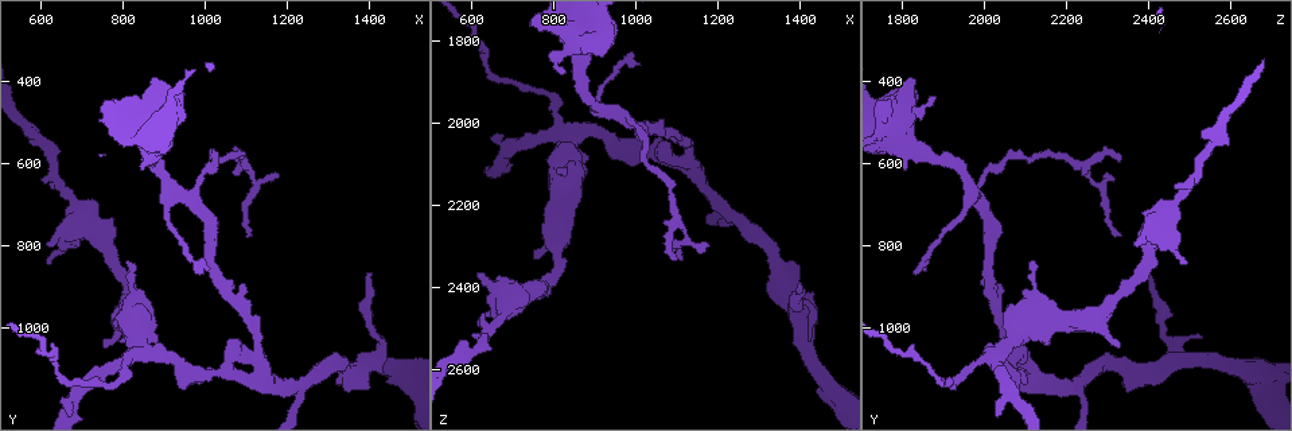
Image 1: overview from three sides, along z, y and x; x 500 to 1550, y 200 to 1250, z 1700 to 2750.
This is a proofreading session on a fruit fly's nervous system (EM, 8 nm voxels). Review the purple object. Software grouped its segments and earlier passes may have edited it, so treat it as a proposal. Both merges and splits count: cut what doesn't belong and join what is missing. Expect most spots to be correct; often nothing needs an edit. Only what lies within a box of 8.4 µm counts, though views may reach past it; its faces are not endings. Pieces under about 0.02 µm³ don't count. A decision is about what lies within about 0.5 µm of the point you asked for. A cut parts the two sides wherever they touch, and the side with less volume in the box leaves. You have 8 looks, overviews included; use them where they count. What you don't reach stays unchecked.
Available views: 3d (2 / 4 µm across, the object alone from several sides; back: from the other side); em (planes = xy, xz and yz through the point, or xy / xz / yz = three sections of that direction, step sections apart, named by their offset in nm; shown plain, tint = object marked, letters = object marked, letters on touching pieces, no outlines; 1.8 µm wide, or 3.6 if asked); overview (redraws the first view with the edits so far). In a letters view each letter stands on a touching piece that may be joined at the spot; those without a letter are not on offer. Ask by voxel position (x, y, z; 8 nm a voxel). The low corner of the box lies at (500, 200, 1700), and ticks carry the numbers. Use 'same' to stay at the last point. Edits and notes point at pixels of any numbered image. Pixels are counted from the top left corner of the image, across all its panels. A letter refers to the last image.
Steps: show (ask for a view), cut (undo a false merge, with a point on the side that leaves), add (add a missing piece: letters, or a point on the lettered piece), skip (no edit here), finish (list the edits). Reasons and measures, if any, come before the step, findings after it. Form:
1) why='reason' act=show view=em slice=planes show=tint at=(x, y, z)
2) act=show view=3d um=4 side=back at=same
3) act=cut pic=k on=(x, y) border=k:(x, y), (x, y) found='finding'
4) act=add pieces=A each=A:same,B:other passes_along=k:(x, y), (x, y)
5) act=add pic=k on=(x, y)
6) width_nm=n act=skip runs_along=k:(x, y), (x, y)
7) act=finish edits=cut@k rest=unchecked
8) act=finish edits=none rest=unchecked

why='a narrow waist' act=show view=3d um=2 at=(955, 690, 1975)

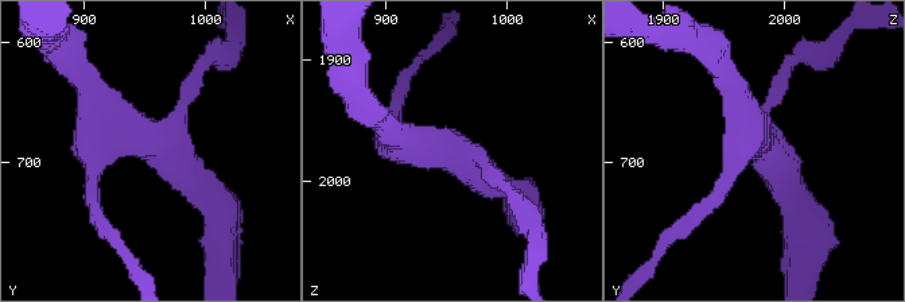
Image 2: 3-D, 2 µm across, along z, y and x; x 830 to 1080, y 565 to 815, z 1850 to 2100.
act=show view=em slice=planes show=tint at=(960, 686, 1980)

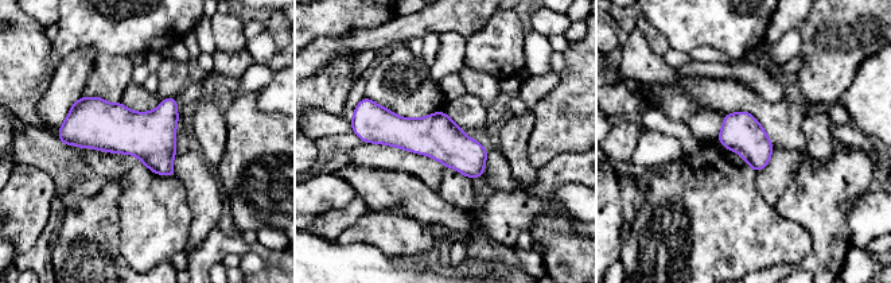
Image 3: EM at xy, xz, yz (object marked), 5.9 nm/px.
why='see the neighbours' act=show view=em slice=planes show=letters at=same

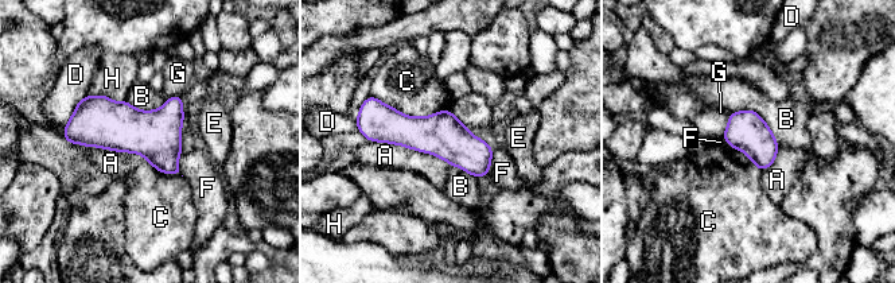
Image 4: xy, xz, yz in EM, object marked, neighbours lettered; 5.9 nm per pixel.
width_nm=240 act=skip each=A:other,B:other,C:other,D:other,E:other,F:other,G:other,H:other border=4:(182, 151), (178, 167), (183, 175) found='all the same neuron'

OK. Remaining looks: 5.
why='tapers out' act=show view=em slice=planes show=tint at=(990, 870, 1830)

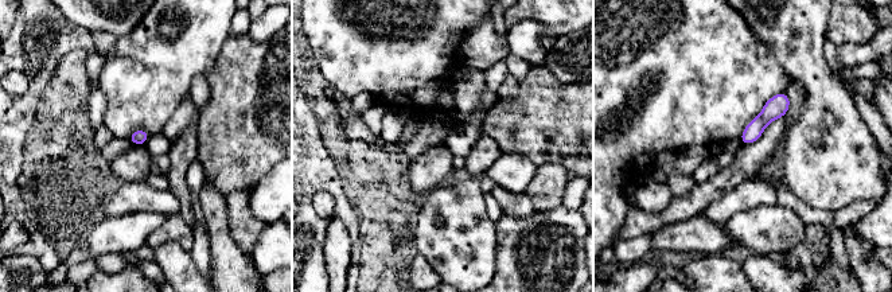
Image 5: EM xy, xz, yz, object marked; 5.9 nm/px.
act=show view=em slice=planes show=letters at=same

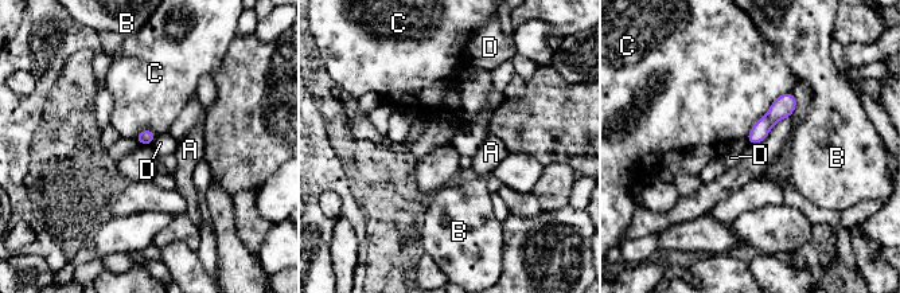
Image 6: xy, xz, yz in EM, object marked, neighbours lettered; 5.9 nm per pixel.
act=skip each=A:other,B:other,C:other,D:other runs_along=6:(790, 96), (752, 140) found='none of them fits'

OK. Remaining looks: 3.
why='thin end' act=show view=3d um=2 side=back at=(1405, 860, 2390)

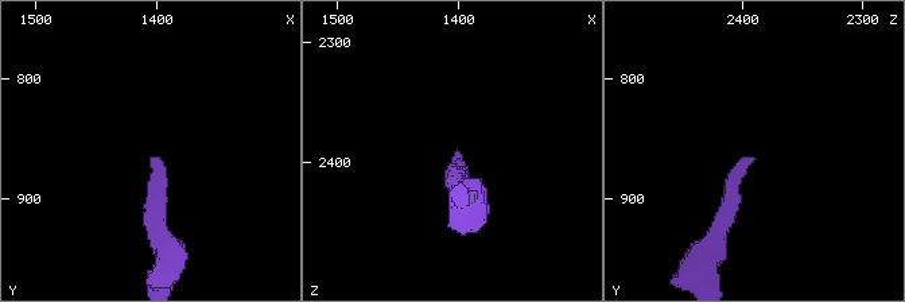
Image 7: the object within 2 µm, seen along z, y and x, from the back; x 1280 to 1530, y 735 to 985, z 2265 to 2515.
act=show view=em slice=xz step=8 show=tint at=(1402, 864, 2392)

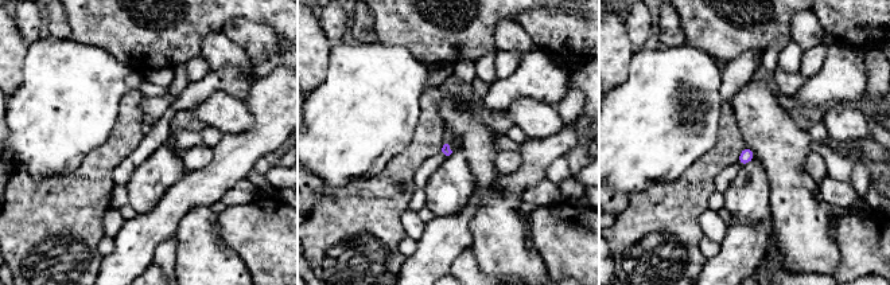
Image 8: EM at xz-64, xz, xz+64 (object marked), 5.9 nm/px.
why='another direction' act=show view=em slice=planes show=letters at=same

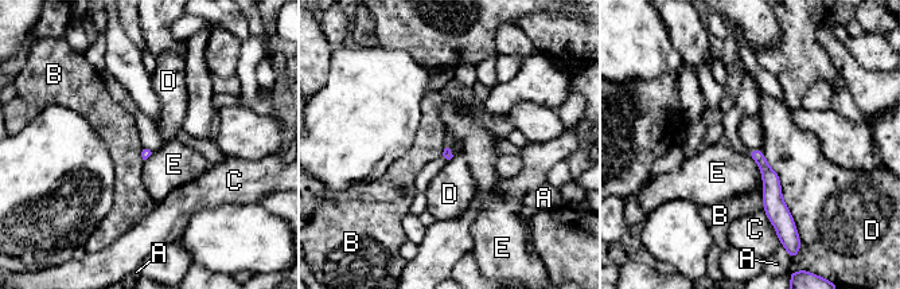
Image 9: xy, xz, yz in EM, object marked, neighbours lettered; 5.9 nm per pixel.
act=skip each=A:other,B:other,C:other,D:other,E:other found='no lettered piece goes on from it'

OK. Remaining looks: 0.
act=finish edits=none rest=unchecked

